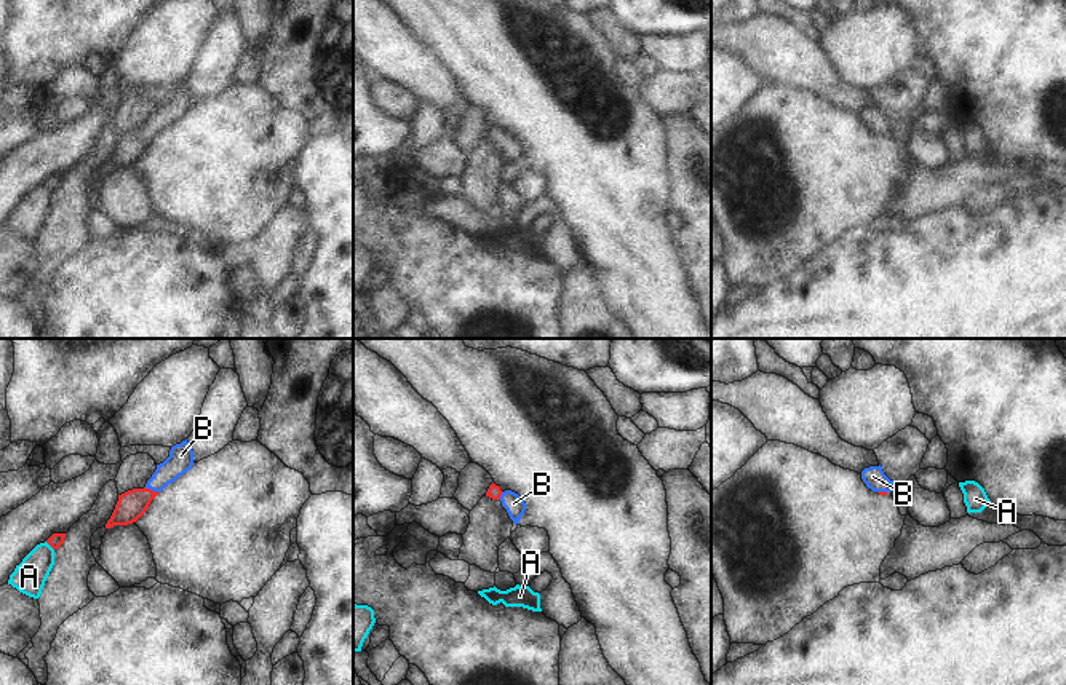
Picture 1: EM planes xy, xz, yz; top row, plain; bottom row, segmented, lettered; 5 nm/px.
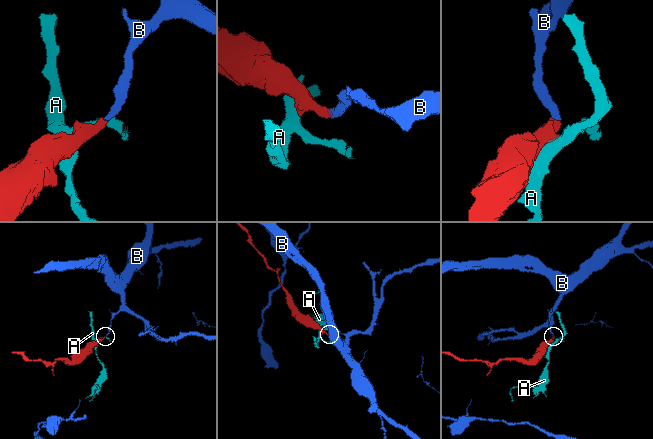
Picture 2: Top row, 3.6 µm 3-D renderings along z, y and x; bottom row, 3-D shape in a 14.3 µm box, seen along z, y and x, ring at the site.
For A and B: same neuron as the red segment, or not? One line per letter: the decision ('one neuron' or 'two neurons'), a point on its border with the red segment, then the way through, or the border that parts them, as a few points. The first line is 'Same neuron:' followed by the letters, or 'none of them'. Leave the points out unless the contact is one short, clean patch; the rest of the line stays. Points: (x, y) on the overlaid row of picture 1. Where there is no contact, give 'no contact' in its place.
Same neuron: B
A: two neurons; contact xy (50, 545)
B: one neuron; contact xy (149, 489); way xy (131, 505), (149, 489), (181, 455)

